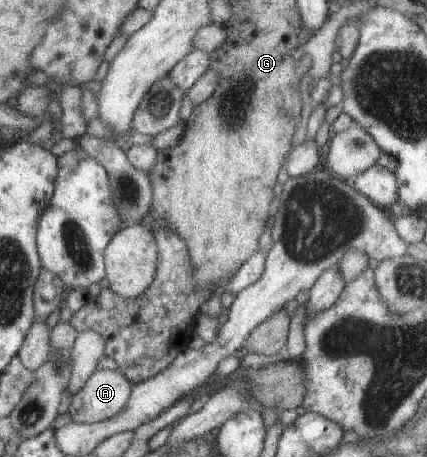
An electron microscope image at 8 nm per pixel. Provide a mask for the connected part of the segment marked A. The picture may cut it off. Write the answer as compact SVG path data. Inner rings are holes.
M94 369L68 405L71 422L88 424L114 416L126 404L131 385L117 369Z

